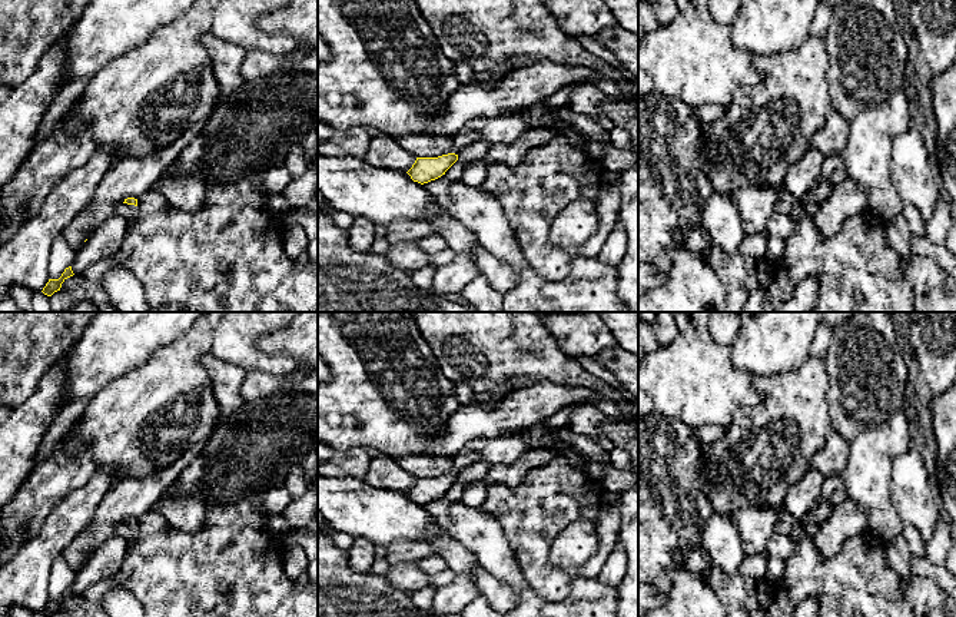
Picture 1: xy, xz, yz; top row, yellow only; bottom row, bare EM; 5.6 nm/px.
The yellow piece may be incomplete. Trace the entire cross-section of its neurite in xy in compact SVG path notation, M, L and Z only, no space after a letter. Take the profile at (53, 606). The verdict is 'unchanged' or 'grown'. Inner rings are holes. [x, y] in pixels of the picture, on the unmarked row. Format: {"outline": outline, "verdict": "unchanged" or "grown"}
{"outline": "M72 587L66 588L59 600L49 600L49 603L46 604L42 613L47 617L52 617L54 613L60 611L62 604L73 596L74 594L72 591Z", "verdict": "unchanged"}

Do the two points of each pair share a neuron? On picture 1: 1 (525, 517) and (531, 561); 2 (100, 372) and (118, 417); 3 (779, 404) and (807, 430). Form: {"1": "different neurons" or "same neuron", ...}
{"1": "same neuron", "2": "different neurons", "3": "same neuron"}

